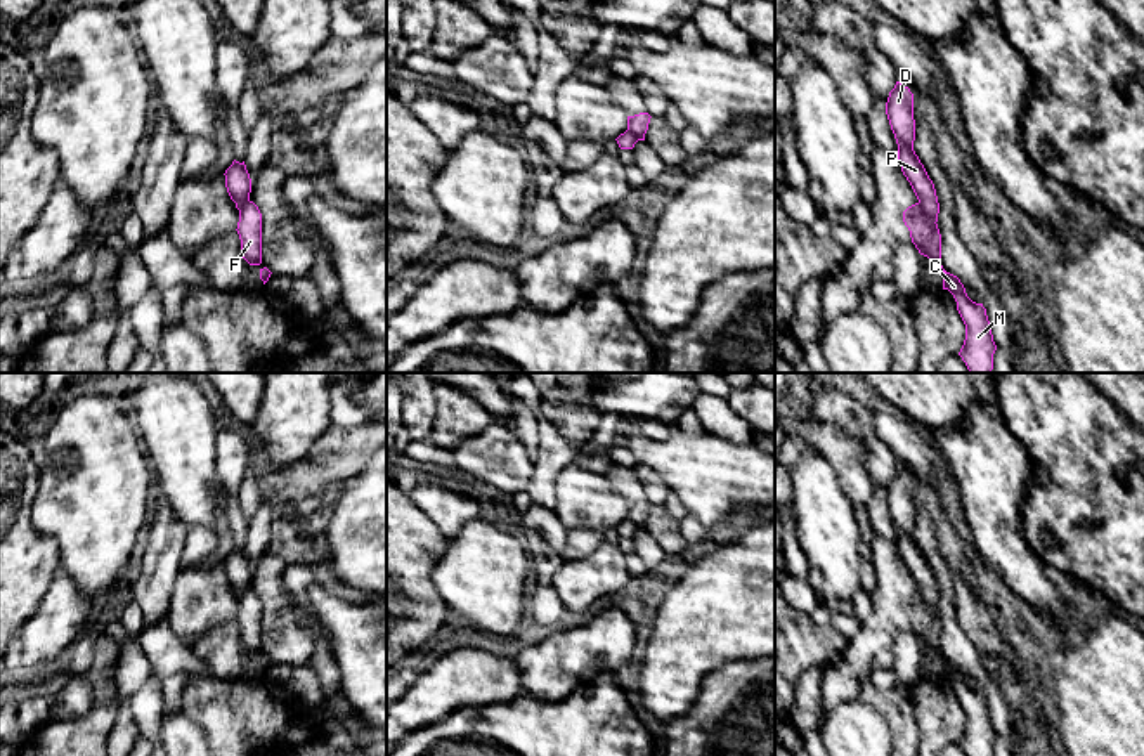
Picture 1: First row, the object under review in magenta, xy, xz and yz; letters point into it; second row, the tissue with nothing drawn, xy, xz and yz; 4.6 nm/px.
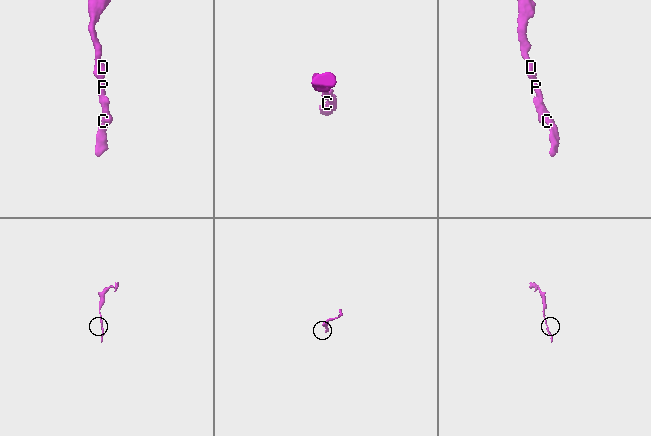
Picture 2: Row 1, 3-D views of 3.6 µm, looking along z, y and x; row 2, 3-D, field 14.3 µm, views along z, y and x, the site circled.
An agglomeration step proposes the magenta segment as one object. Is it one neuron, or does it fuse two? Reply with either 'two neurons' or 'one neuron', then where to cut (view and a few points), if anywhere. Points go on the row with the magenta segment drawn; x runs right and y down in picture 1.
two neurons | yz (919, 202), (919, 207), (935, 224)

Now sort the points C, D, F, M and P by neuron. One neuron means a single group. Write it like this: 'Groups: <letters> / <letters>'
Groups: C F M / D P

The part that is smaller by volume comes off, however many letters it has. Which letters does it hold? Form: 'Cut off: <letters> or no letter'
Cut off: C, F, M

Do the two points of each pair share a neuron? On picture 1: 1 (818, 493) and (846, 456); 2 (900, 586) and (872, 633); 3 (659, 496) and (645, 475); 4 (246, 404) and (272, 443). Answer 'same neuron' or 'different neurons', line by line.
1: different neurons
2: same neuron
3: same neuron
4: different neurons

